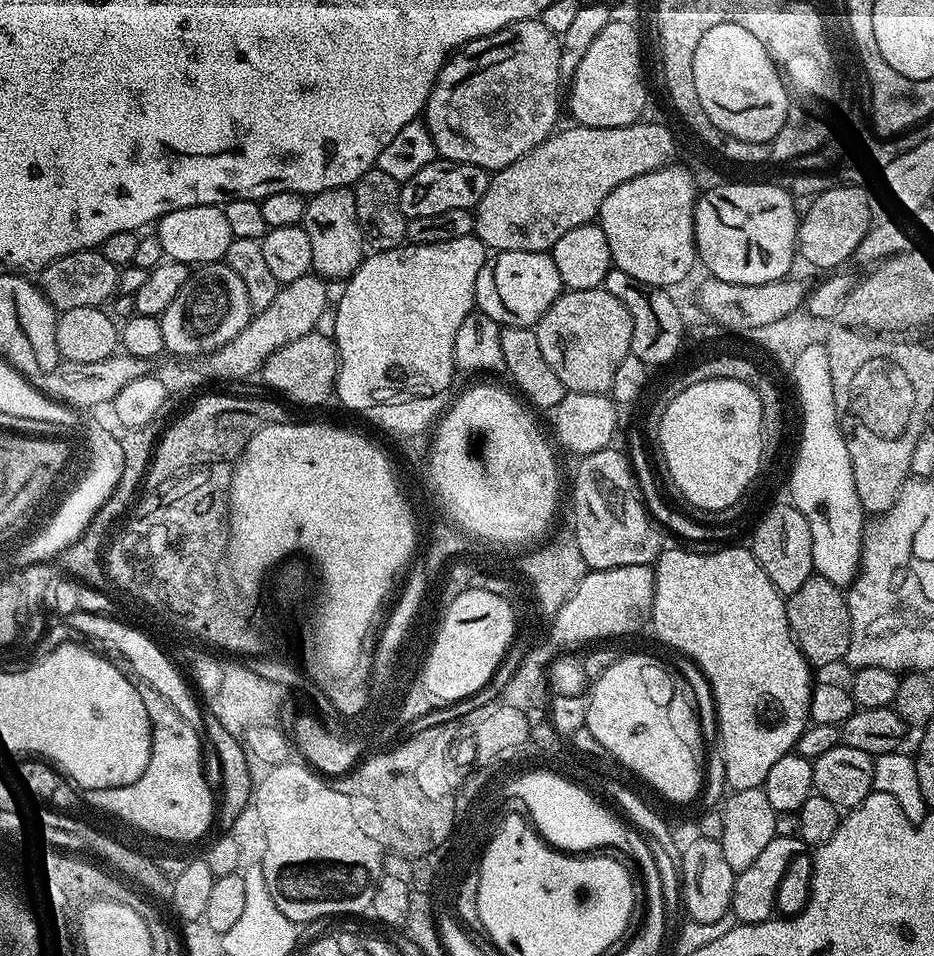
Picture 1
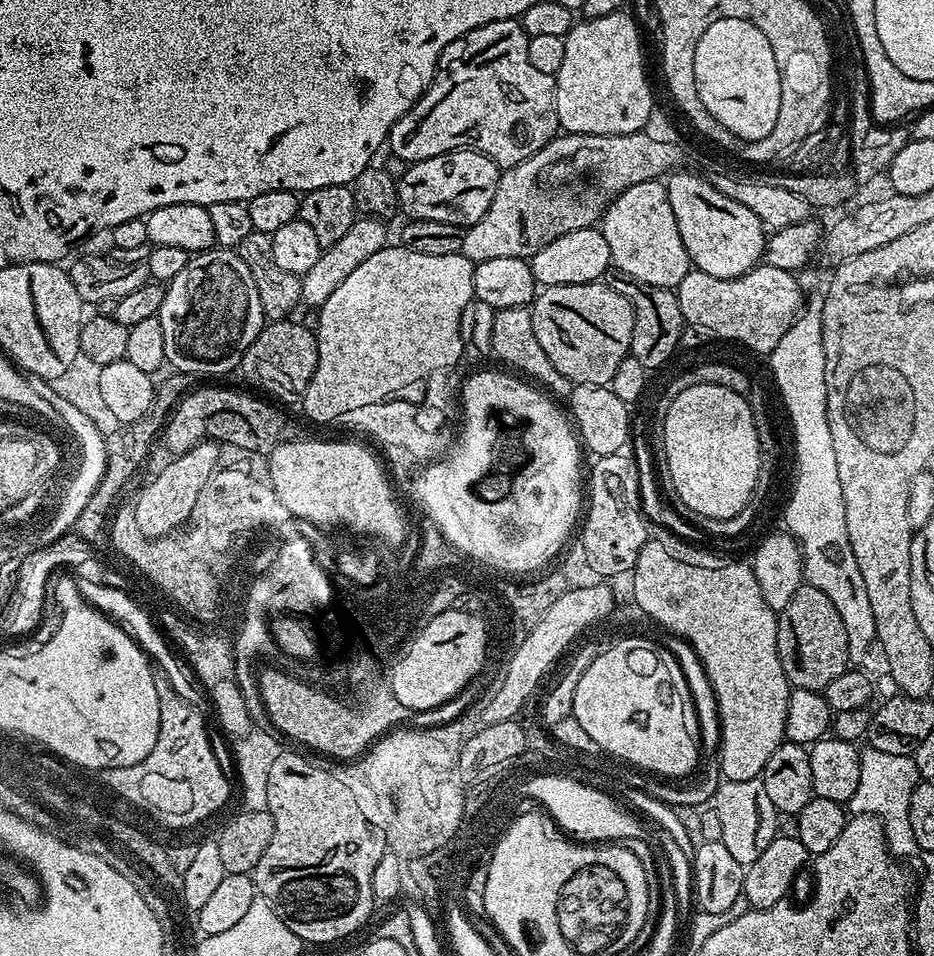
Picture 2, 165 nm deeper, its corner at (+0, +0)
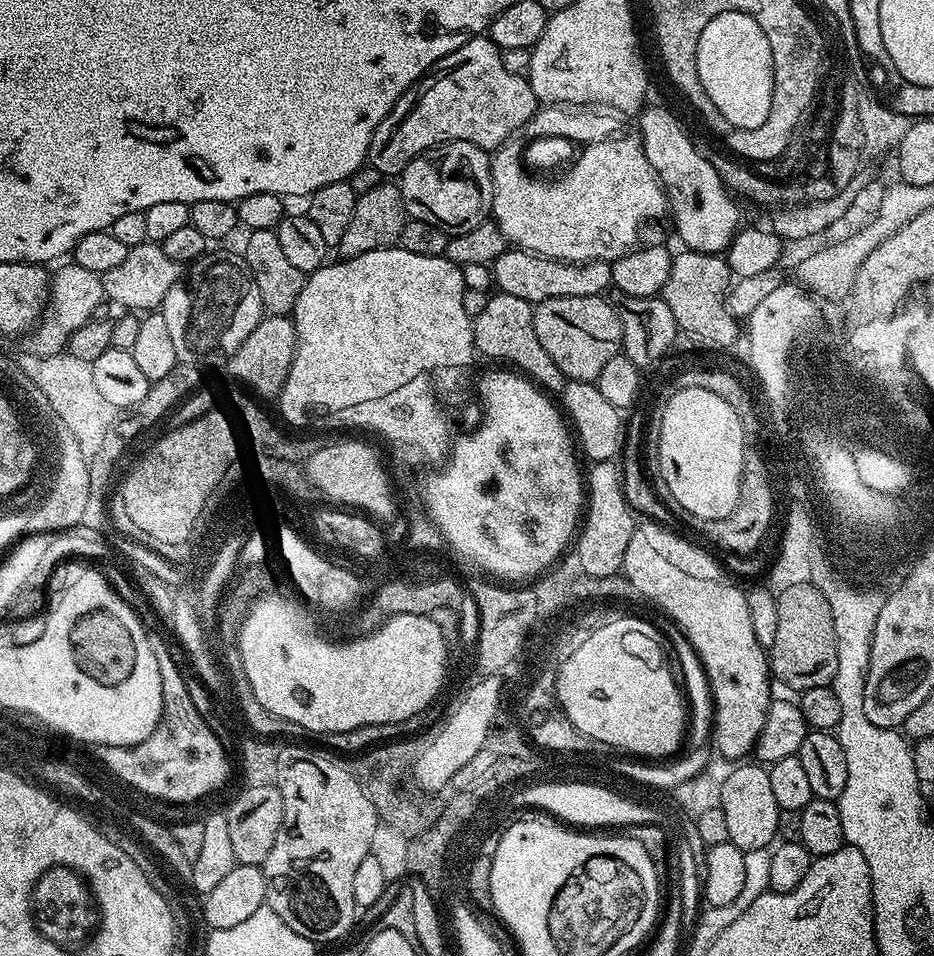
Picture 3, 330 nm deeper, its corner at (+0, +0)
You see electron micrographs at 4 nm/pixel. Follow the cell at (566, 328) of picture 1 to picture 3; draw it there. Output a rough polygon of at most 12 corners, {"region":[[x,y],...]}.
{"region":[[603,295],[546,298],[534,334],[568,380],[595,382],[624,347]]}

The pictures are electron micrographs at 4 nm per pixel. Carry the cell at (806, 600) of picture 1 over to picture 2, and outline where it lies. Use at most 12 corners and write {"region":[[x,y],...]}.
{"region":[[805,582],[776,617],[792,688],[849,671],[846,626]]}

